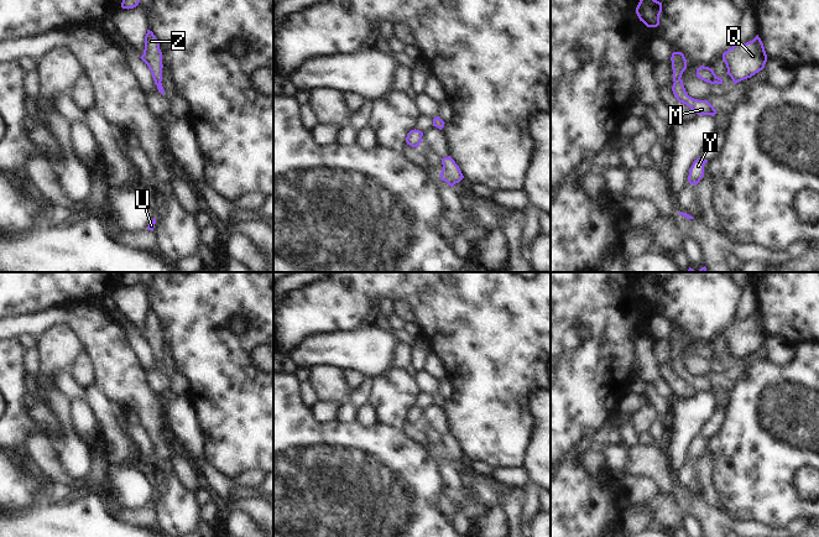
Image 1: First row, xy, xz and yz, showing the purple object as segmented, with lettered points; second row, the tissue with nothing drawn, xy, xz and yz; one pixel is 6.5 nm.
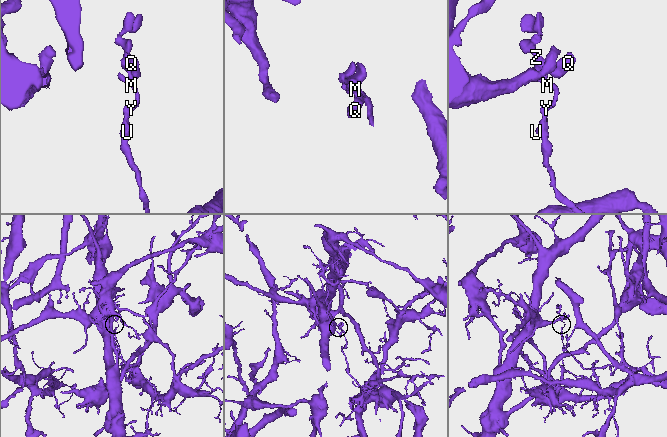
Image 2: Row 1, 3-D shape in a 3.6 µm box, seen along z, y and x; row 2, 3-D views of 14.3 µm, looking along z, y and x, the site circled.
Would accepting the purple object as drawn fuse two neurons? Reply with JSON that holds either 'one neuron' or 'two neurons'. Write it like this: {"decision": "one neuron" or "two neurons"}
{"decision": "one neuron"}

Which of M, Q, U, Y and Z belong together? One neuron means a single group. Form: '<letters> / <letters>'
M Q U Y Z

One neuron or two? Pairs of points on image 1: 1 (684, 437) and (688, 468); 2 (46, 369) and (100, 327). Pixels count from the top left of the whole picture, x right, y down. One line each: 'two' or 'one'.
1: two
2: two

